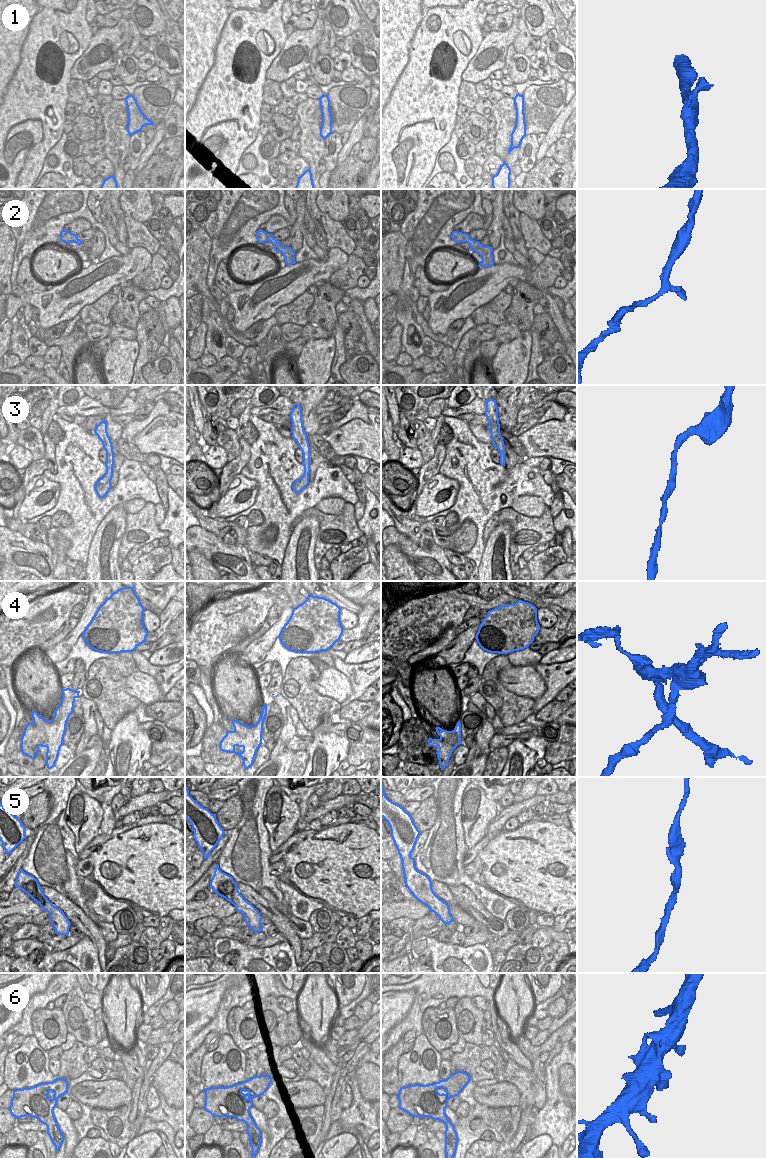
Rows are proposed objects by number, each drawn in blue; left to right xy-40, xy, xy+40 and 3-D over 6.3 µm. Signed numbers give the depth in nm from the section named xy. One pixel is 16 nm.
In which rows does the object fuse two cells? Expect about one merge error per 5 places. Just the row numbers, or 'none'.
4

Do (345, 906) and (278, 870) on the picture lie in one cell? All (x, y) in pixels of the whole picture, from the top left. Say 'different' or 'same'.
different

